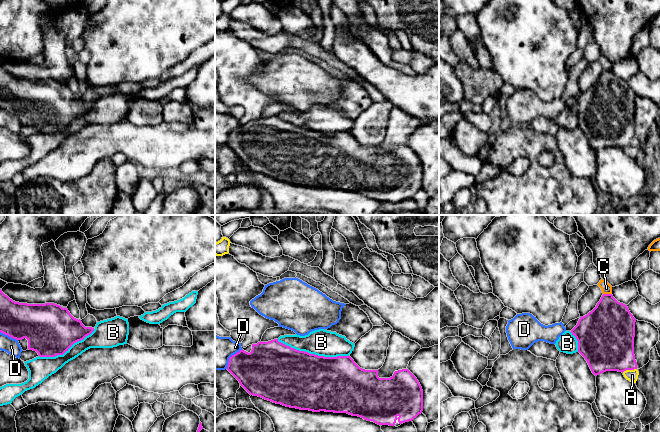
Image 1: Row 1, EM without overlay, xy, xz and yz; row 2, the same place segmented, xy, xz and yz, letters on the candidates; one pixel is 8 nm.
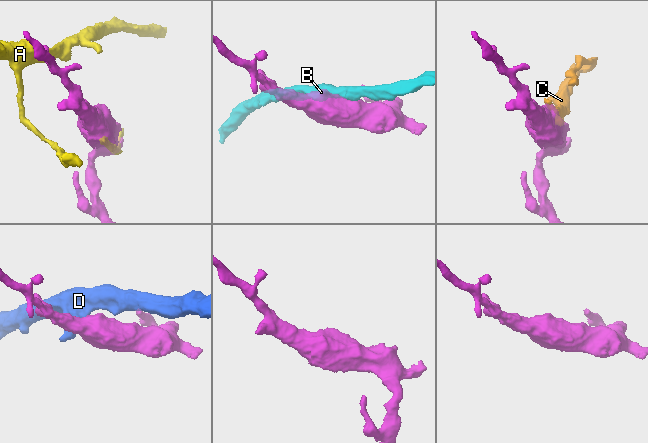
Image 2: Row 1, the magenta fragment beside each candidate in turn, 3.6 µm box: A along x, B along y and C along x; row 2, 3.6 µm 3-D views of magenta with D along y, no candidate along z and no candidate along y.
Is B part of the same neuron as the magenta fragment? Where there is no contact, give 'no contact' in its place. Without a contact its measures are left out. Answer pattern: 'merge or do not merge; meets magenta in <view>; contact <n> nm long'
do not merge; meets magenta in xz; contact 600 nm long

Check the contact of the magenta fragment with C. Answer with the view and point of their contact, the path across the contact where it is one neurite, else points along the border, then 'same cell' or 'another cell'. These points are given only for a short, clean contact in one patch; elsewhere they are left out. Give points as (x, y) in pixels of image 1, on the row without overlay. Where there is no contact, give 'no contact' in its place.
meets magenta in yz at (607, 70); same cell

